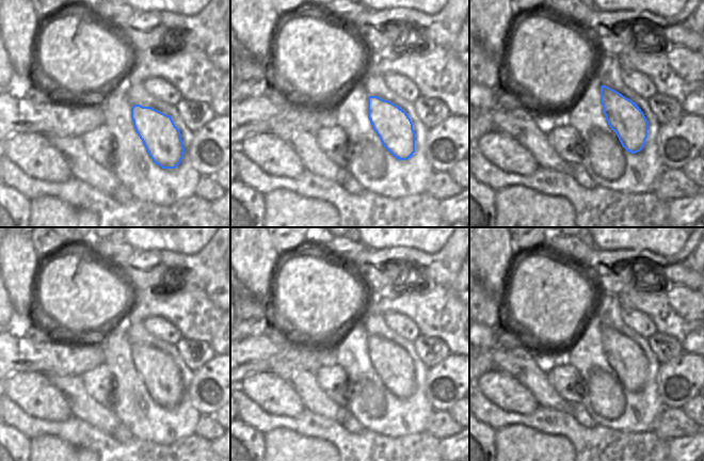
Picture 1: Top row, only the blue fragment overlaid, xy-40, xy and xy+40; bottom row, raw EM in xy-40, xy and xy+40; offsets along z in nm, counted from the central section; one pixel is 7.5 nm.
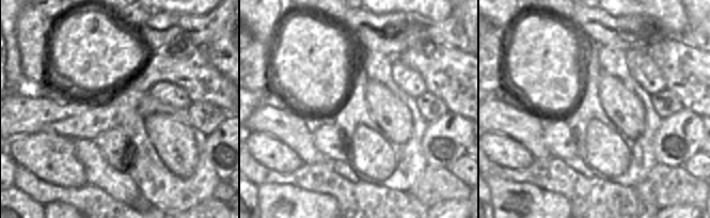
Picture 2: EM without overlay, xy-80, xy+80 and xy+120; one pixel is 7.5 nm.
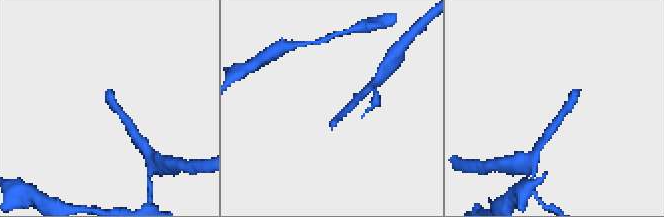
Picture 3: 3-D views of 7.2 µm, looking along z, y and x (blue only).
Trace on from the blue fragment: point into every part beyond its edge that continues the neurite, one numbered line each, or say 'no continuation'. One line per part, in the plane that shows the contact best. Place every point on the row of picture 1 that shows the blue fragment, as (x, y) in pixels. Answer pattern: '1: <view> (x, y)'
1: xy (370, 164)

